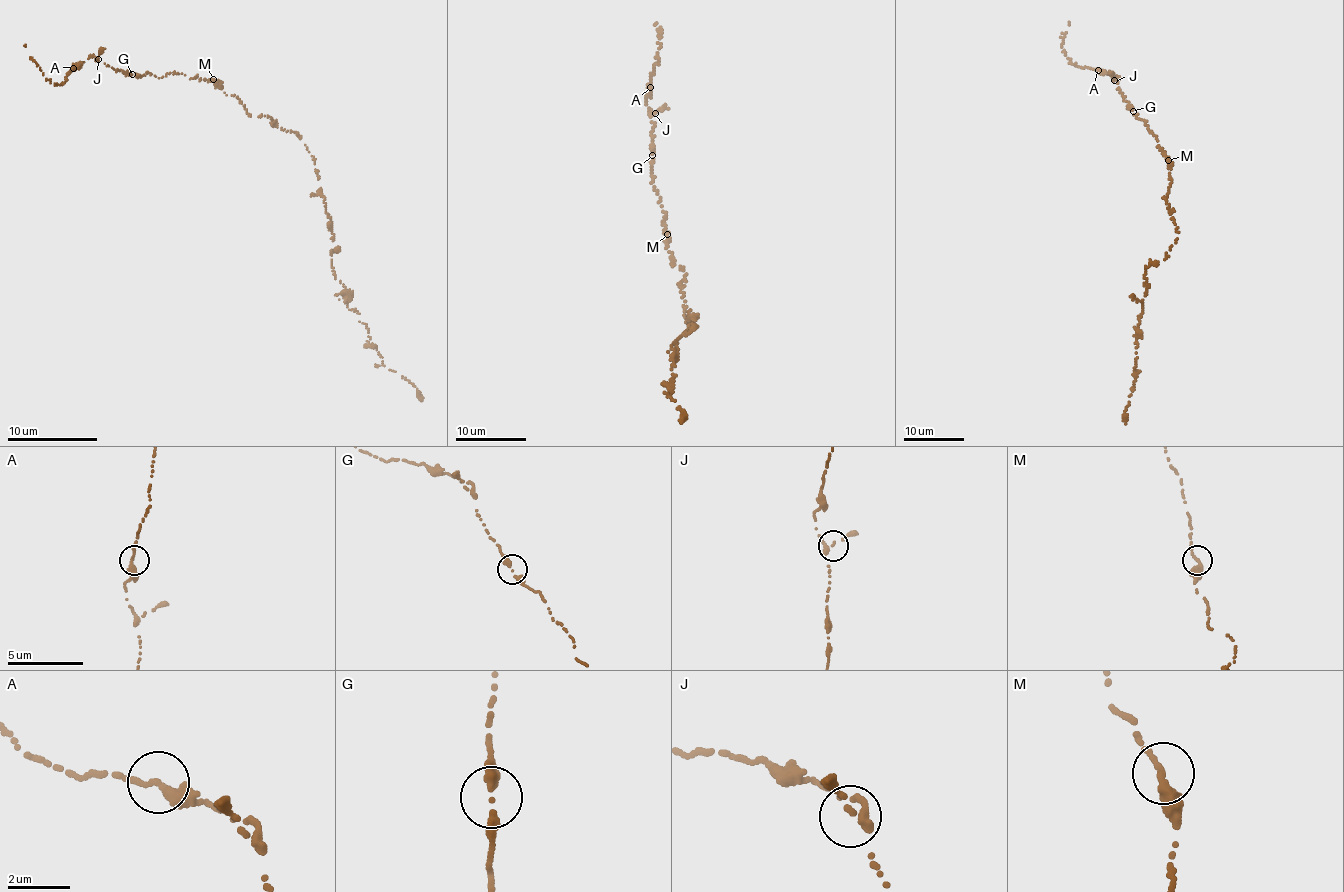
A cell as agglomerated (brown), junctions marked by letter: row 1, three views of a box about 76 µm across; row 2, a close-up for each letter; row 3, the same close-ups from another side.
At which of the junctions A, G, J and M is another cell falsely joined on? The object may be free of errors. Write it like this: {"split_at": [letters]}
{"split_at": []}

